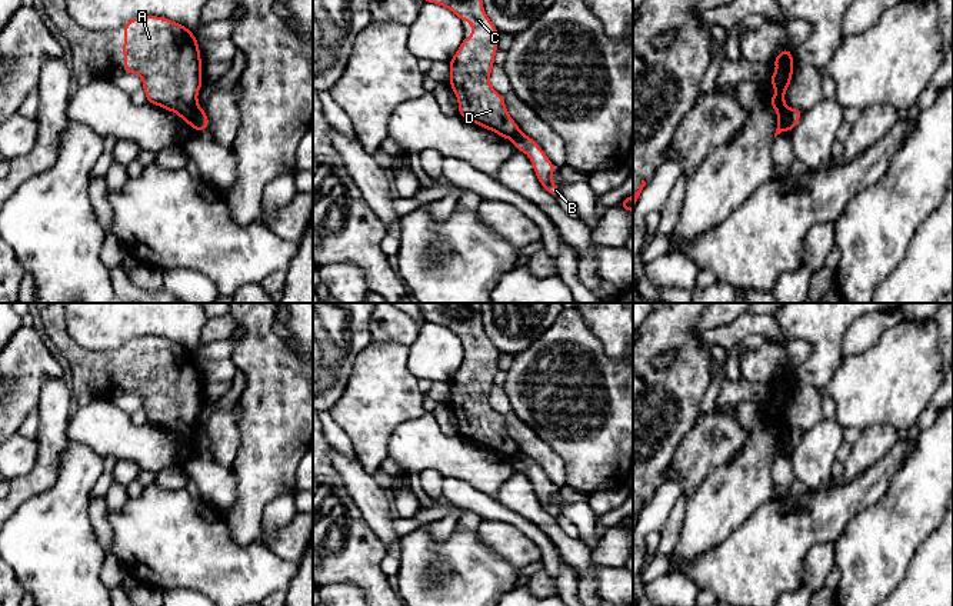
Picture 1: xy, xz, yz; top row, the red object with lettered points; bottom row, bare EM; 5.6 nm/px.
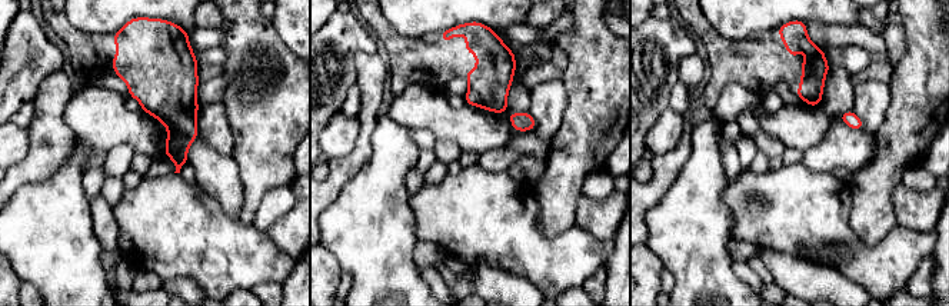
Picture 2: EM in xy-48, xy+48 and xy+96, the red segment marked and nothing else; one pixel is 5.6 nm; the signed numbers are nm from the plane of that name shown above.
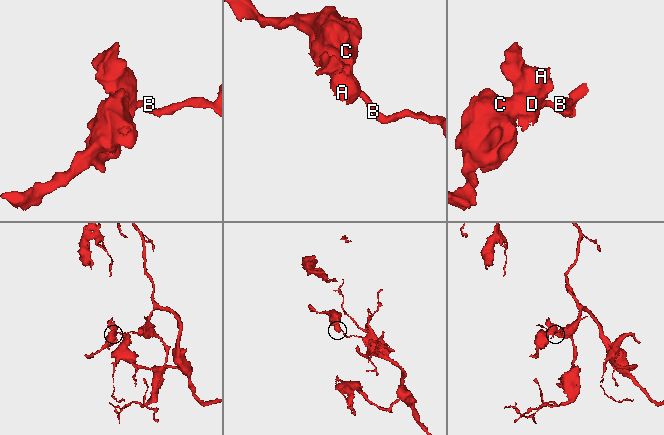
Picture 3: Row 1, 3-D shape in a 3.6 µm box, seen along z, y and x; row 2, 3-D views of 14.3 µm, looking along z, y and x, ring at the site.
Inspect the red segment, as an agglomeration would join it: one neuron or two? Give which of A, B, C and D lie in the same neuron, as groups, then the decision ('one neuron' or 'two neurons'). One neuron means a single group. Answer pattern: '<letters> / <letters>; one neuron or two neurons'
A C D / B; two neurons

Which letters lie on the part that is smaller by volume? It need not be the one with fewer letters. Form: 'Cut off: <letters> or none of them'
Cut off: A, C, D

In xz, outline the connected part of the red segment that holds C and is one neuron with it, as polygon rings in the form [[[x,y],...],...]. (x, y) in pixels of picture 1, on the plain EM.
[[[419,303],[424,323],[436,323],[471,343],[471,357],[463,357],[450,384],[449,403],[459,422],[459,436],[514,460],[520,447],[509,436],[503,416],[490,406],[490,392],[499,370],[499,352],[487,337],[480,303]]]

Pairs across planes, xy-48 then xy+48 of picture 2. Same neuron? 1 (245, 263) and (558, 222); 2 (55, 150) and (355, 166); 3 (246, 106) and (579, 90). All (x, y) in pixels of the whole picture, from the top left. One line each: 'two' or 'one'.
1: two
2: one
3: one

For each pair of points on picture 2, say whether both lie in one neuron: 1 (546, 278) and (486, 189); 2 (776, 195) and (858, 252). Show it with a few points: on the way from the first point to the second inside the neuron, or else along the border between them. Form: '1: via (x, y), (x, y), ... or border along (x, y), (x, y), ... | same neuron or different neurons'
1: via (530, 256), (486, 210) | same neuron
2: via (796, 210), (808, 213), (838, 233) | same neuron

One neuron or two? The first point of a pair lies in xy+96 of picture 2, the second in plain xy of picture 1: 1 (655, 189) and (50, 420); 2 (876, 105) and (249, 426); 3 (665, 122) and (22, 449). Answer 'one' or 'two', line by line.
1: one
2: two
3: one

